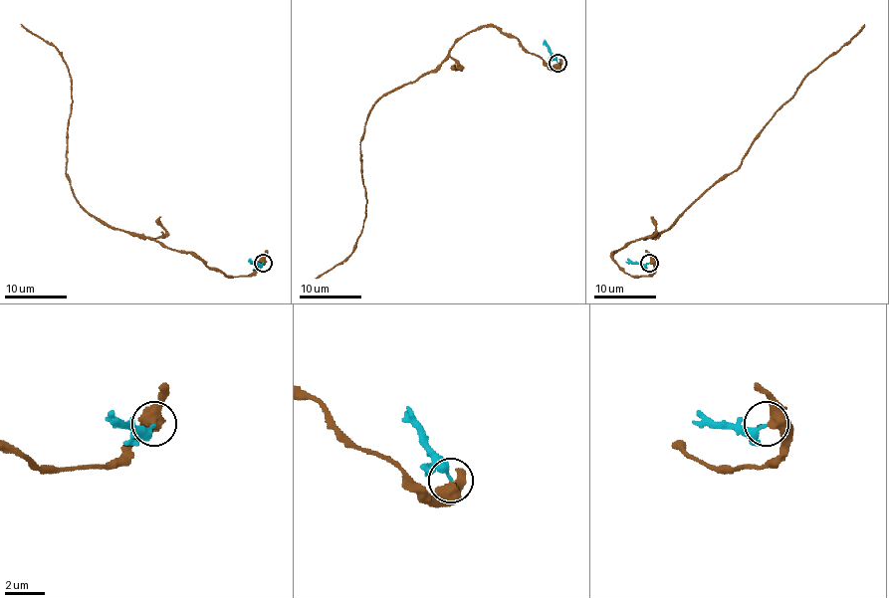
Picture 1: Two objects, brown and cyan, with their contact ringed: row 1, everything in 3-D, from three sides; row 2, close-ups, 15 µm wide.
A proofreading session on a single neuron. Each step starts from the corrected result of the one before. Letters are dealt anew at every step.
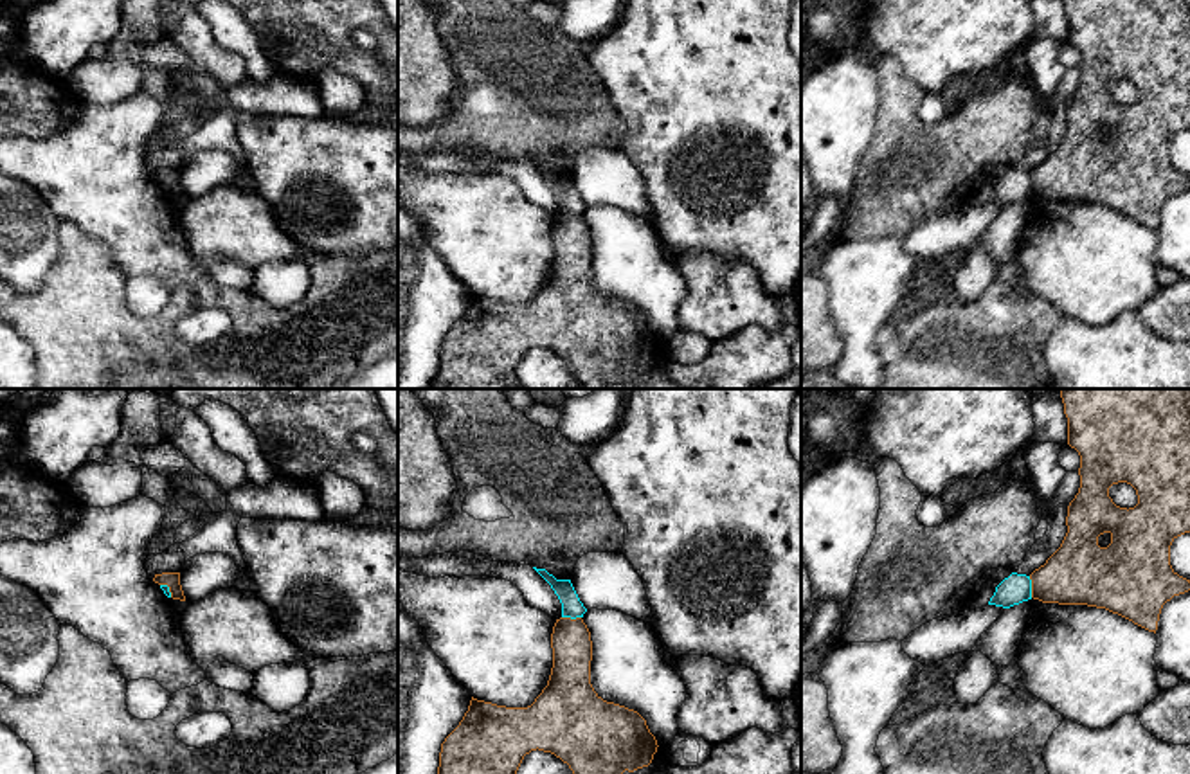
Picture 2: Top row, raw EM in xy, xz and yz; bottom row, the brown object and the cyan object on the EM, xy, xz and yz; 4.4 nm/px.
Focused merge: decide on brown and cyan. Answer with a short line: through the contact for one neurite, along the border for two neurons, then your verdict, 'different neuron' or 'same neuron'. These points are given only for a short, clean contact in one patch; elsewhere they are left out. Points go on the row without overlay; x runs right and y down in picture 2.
yz (1079, 170), (1032, 184), (1014, 186) | same neuron

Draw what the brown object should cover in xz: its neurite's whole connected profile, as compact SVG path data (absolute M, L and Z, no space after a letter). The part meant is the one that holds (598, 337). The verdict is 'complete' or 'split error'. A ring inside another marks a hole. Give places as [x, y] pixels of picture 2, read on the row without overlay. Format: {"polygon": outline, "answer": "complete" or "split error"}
{"polygon": "M533 164L562 200L562 214L551 230L553 265L547 283L527 304L506 304L472 293L459 322L445 335L437 373L428 389L524 389L517 367L531 347L551 349L569 362L581 380L581 389L641 389L623 382L621 371L648 364L657 349L657 337L646 317L634 306L603 297L590 281L592 238L571 176L556 176L545 166Z", "answer": "split error"}

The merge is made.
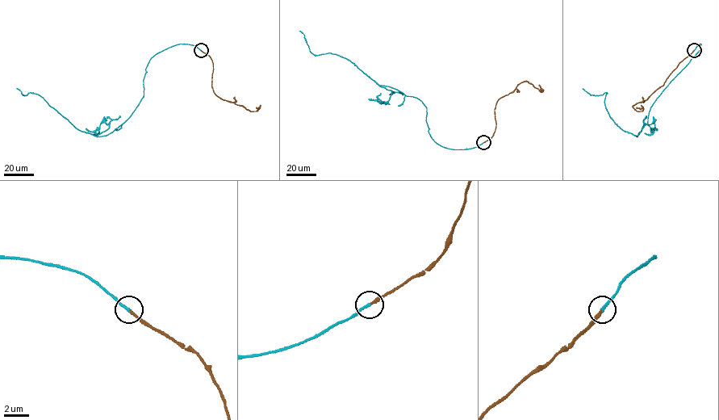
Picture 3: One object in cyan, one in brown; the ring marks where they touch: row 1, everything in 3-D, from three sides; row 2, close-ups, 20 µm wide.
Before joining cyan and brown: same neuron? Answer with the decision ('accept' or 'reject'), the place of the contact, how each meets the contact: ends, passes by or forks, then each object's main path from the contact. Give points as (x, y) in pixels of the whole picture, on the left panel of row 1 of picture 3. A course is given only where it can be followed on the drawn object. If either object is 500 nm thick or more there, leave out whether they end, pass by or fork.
accept; at (201, 50); cyan ends there; brown ends there; cyan runs (201, 50), (179, 44), (155, 54), (139, 104), (99, 136), (16, 88); brown runs (201, 50), (210, 56), (212, 62), (214, 93), (251, 111), (259, 108), (256, 107)

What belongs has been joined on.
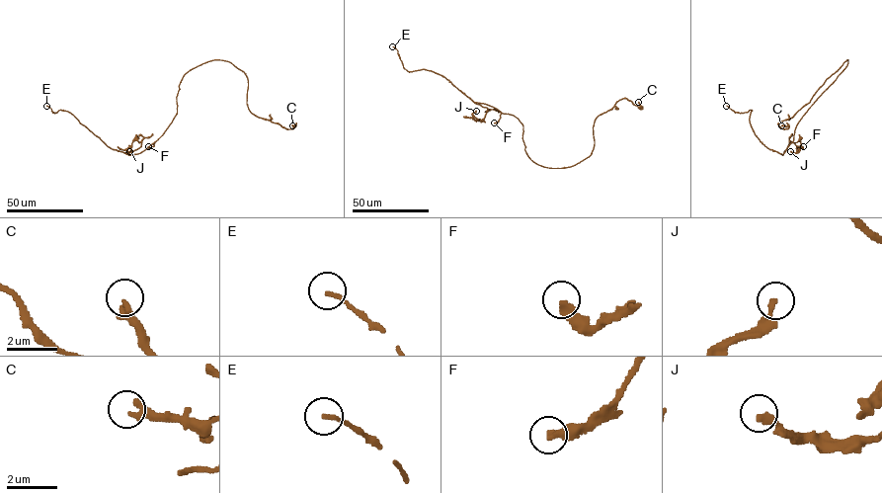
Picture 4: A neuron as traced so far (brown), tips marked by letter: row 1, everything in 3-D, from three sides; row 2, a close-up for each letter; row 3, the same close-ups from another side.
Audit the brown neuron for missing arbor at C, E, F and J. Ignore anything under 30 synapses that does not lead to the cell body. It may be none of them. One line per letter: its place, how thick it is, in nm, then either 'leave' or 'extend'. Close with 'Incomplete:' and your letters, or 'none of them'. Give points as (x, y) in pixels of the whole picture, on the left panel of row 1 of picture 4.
C: place (292, 125); calibre 320 nm; leave
E: place (46, 106); calibre 140 nm; leave
F: place (148, 146); calibre 300 nm; leave
J: place (129, 151); calibre 240 nm; leave
Incomplete: none of them

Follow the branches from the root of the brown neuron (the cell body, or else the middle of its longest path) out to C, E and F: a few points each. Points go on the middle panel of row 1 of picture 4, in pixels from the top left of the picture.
C: (523, 142), (538, 165), (573, 166), (591, 154), (599, 116), (623, 98), (640, 109), (638, 102)
E: (523, 142), (522, 125), (515, 116), (473, 102), (440, 74), (424, 69), (406, 70), (392, 46)
F: (523, 142), (522, 125), (515, 116), (501, 113), (494, 123)

